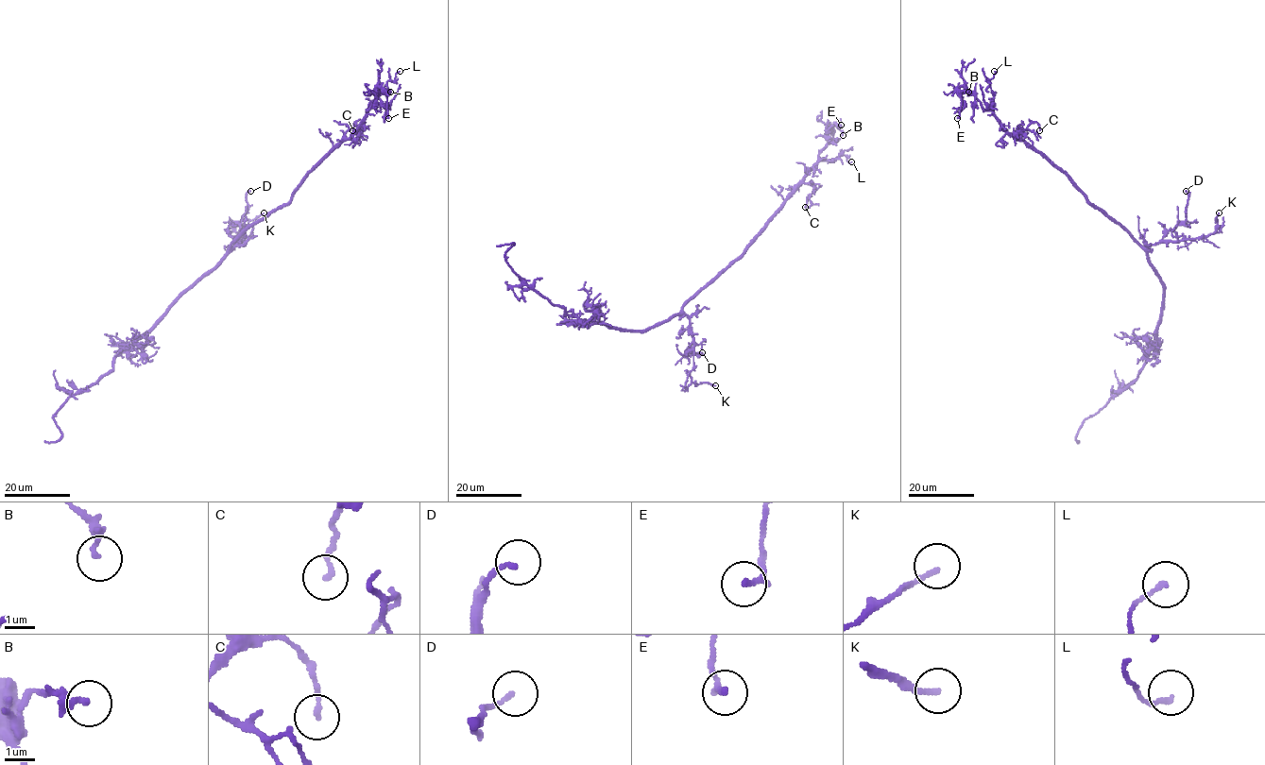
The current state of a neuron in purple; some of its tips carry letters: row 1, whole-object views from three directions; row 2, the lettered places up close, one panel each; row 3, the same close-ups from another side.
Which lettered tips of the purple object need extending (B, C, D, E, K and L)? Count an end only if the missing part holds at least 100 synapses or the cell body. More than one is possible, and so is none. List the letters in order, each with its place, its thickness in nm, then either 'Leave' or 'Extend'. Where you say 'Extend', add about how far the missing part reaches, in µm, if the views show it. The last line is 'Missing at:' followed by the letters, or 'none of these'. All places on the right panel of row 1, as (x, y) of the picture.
B: Place: (968, 92). Thickness 200 nm. Leave
C: Place: (1039, 130). Thickness 150 nm. Leave
D: Place: (1186, 191). Thickness 150 nm. Leave
E: Place: (957, 118). Thickness 190 nm. Leave
K: Place: (1219, 212). Thickness 170 nm. Leave
L: Place: (994, 71). Thickness 160 nm. Leave
Missing at: none of these

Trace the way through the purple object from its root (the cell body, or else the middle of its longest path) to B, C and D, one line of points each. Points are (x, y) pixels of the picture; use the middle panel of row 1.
B: (682, 308), (744, 253), (786, 196), (817, 162), (818, 153), (828, 142), (830, 129), (836, 126), (843, 135)
C: (682, 308), (744, 253), (784, 201), (803, 183), (813, 187), (805, 207)
D: (682, 308), (689, 319), (692, 342), (695, 344), (693, 342), (691, 350), (698, 355), (702, 352)

